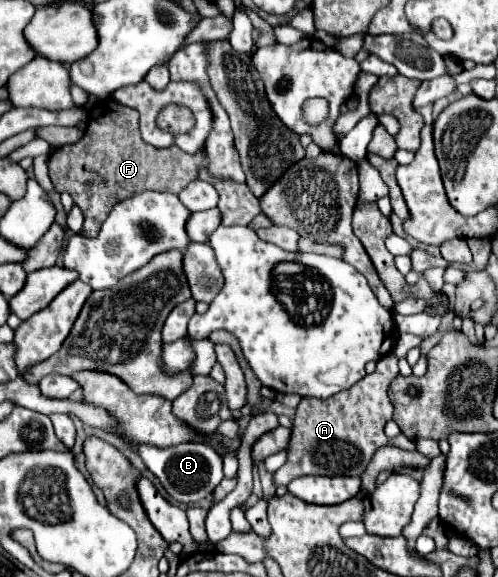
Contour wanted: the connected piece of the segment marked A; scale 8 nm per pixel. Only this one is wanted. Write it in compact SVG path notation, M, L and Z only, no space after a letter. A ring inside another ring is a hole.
M386 354L378 360L376 370L366 374L362 382L354 384L350 390L342 390L326 400L302 398L292 424L288 460L278 472L274 472L274 486L288 486L290 480L306 474L360 476L380 446L396 445L404 450L416 450L415 441L404 434L401 433L396 439L388 439L384 434L384 424L392 418L392 404L386 390L394 376L398 376L398 360L394 354Z

